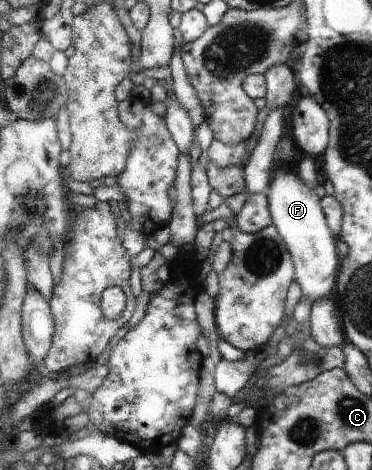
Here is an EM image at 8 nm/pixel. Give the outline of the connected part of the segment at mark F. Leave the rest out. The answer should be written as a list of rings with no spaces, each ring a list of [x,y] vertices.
[[[297,163],[283,164],[275,169],[266,196],[270,199],[271,215],[274,216],[273,227],[278,229],[279,235],[286,241],[290,255],[294,259],[297,269],[295,281],[299,283],[303,297],[313,304],[333,293],[331,289],[336,284],[335,279],[338,279],[339,259],[335,253],[337,249],[334,232],[330,230],[325,211],[321,211],[319,197],[315,191],[307,189],[295,173],[291,173],[296,169]]]

